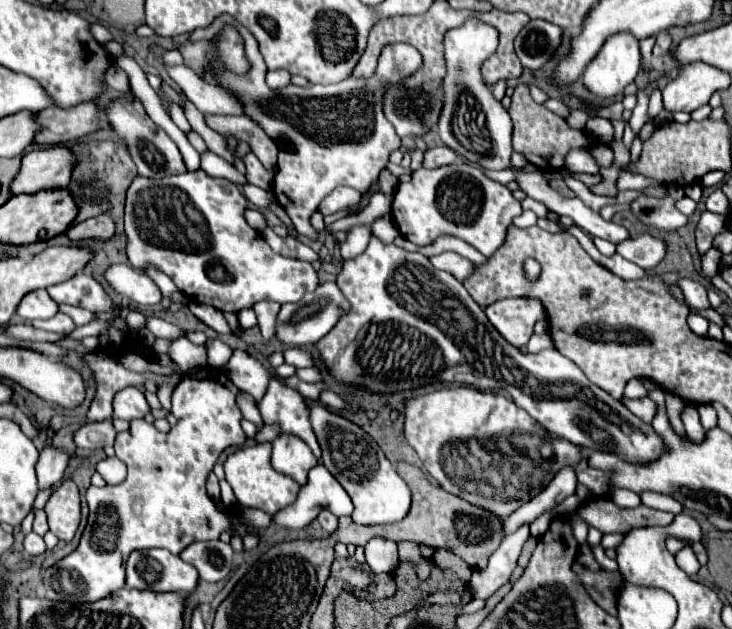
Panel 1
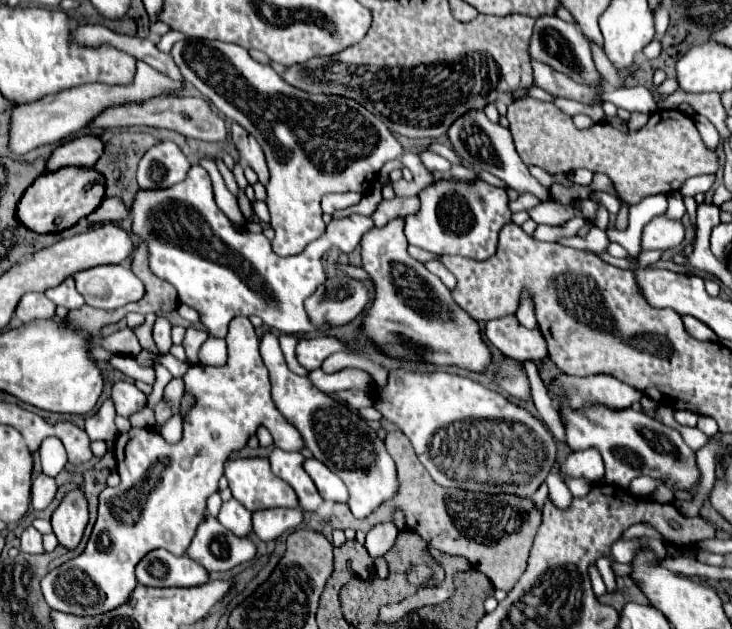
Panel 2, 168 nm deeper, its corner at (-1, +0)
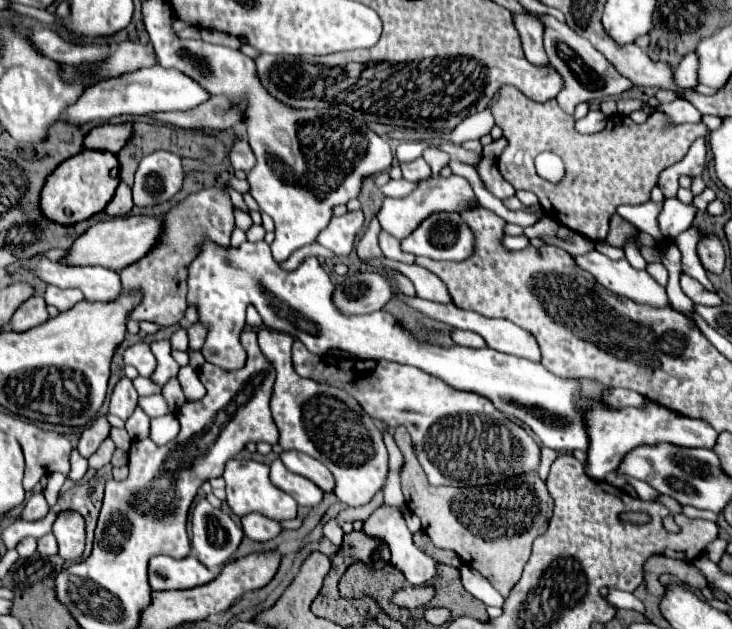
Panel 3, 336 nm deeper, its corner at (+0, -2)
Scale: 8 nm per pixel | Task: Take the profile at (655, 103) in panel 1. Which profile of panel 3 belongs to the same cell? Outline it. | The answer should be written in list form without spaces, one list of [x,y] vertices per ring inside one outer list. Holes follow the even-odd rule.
[[[692,51],[680,61],[680,65],[674,73],[674,79],[680,87],[696,87],[698,85],[696,71],[698,71],[698,59],[696,59],[696,53]]]

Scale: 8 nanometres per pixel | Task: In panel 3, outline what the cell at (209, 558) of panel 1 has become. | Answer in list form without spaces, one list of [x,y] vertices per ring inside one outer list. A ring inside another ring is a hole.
[[[200,499],[192,511],[192,555],[208,569],[226,565],[242,541],[242,529],[226,509],[212,507]]]

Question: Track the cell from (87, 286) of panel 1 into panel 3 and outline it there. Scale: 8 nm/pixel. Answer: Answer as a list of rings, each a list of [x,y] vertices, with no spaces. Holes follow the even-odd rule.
[[[48,287],[44,293],[44,299],[48,305],[54,305],[58,311],[68,311],[76,303],[84,299],[84,295],[78,289],[58,289],[58,287]]]

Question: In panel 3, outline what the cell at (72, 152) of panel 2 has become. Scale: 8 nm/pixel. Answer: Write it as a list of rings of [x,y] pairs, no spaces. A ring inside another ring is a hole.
[[[106,123],[100,127],[94,127],[86,139],[84,139],[84,149],[96,149],[96,151],[112,151],[118,153],[128,139],[134,135],[134,125],[132,123]]]

